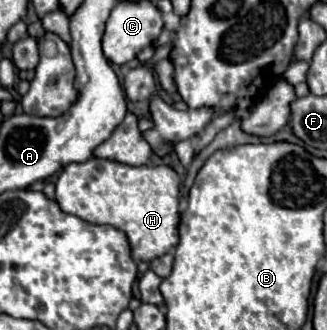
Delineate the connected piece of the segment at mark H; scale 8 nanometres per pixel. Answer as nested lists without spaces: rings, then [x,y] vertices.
[[[90,157],[84,163],[70,163],[56,181],[56,201],[64,213],[88,223],[112,225],[128,235],[132,257],[152,261],[178,245],[180,177],[170,165],[124,165],[110,159]]]

